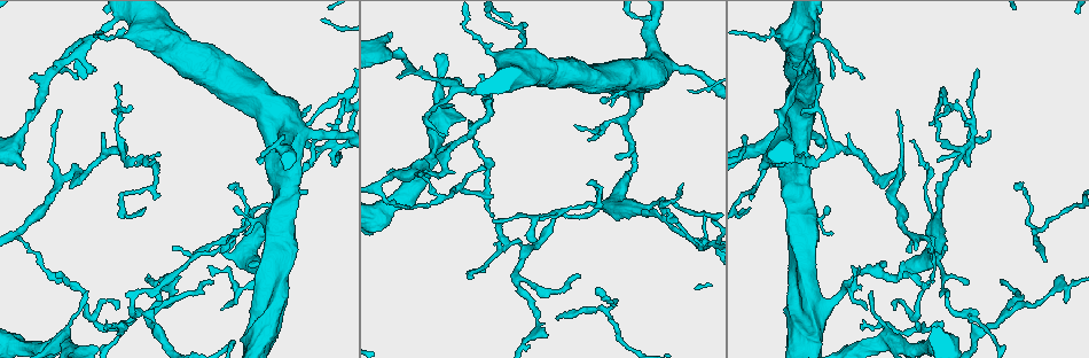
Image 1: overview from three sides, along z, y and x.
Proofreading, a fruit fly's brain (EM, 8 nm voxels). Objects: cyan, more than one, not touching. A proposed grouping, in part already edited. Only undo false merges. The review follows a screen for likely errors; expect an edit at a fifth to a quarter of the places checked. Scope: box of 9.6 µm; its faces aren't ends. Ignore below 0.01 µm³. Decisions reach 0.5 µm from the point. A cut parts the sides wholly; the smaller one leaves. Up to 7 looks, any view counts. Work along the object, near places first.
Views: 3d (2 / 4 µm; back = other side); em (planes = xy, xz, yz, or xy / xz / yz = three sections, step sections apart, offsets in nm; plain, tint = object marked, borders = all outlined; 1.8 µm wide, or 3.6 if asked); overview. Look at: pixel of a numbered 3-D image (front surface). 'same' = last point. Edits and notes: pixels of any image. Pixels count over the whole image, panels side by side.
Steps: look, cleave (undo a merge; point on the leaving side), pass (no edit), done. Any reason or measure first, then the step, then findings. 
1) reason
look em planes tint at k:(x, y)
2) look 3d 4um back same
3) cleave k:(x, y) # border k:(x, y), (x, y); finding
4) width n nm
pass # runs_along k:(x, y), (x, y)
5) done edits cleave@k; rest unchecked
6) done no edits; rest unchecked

a fork
look em yz step 8 plain at 1:(832, 148)

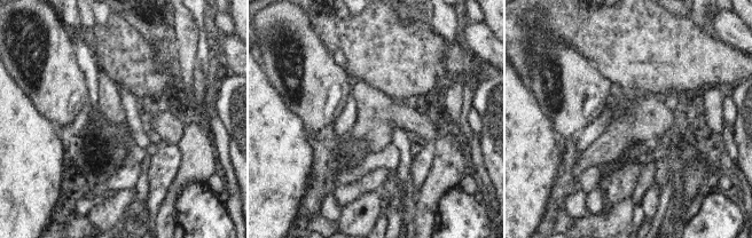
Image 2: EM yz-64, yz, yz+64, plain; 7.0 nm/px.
look em yz step 8 tint same

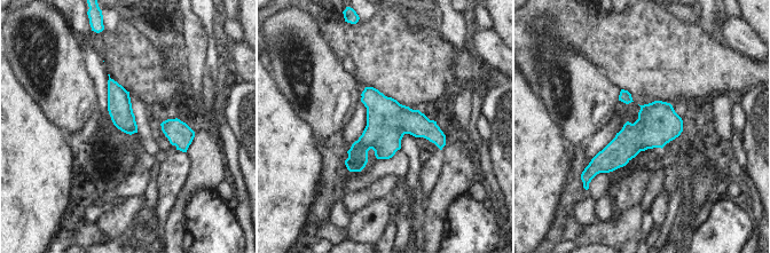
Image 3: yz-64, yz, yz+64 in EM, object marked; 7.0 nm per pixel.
pass # continuous, no second cell

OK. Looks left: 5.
arms part here
look em yz step 4 tint at 1:(59, 338)

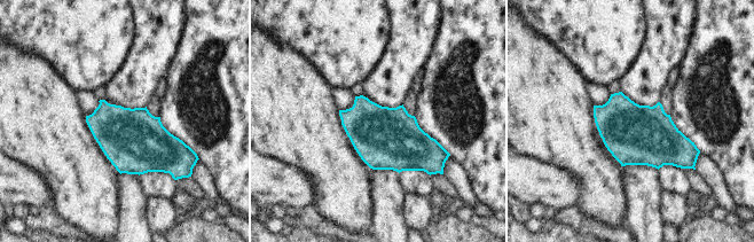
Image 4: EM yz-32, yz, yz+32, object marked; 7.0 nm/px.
pass # continuous, no second cell

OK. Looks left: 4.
sharp bend
look em xy step 16 tint at 1:(485, 190)

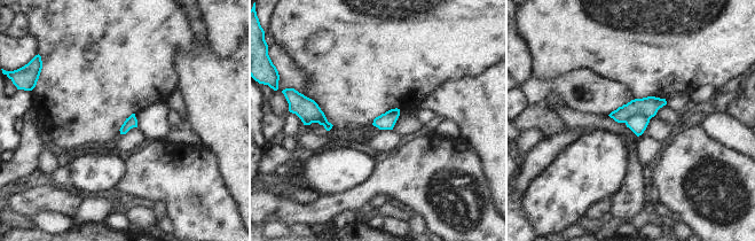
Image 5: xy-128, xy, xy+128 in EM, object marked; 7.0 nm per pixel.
cleave 5:(637, 123) # border 5:(649, 118), (634, 113), (624, 122); a second cell is stuck on

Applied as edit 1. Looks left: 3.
done edits cleave@5; rest unchecked

